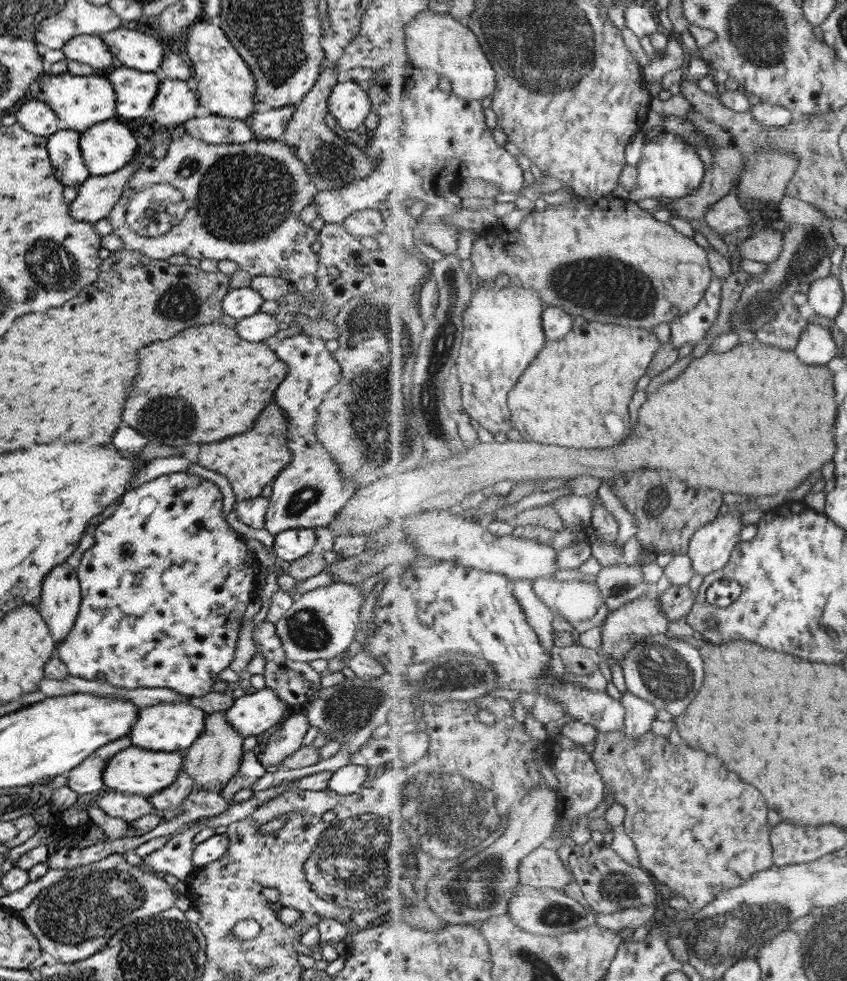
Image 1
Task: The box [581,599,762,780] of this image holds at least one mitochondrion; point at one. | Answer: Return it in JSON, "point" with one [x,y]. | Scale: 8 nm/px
{"point":[663,670]}

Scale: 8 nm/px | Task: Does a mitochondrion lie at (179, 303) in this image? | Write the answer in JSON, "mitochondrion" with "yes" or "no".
{"mitochondrion":"yes"}

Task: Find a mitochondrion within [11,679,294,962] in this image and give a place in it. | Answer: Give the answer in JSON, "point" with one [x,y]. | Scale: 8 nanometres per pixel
{"point":[71,915]}

